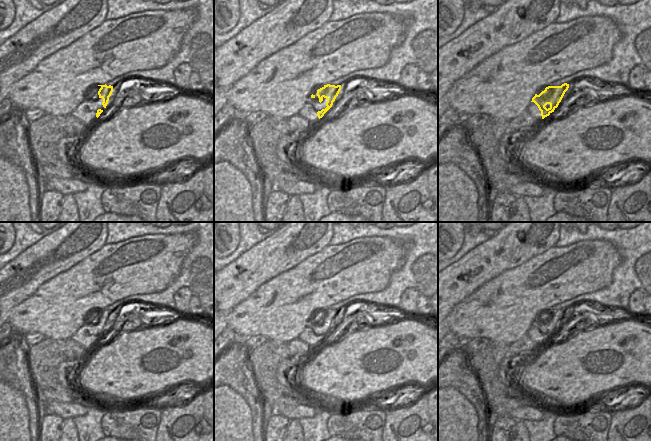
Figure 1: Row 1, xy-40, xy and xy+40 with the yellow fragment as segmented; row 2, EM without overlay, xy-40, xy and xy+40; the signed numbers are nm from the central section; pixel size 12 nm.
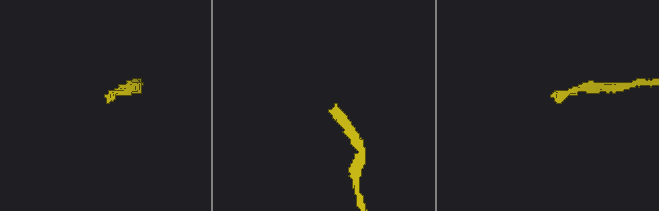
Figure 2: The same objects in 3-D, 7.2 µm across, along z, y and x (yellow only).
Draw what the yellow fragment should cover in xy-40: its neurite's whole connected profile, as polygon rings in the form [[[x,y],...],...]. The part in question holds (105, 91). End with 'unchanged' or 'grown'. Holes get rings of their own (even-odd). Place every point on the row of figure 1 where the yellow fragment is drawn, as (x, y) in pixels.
[[[98,85],[101,88],[95,87],[89,89],[89,93],[84,96],[84,100],[72,111],[71,115],[86,126],[89,126],[96,118],[100,116],[106,108],[109,97],[113,92],[113,86]]]; grown

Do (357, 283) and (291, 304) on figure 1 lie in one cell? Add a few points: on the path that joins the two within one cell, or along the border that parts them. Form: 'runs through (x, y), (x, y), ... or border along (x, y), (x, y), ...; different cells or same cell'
runs through (340, 283), (316, 283), (307, 289); same cell

